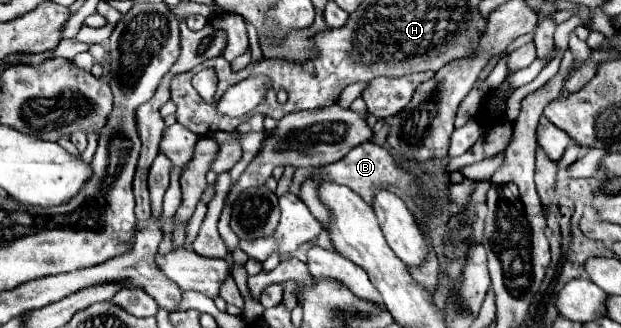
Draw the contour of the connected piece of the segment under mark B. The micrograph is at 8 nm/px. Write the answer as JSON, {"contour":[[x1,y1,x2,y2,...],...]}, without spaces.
{"contour":[[365,142,365,144,359,144,355,146,347,156,343,156,339,162,333,162,333,164,327,164,319,170,315,170,315,174,311,178,307,178,301,186,299,198,307,204,307,208,315,214,315,218,327,228,327,220,329,220,329,212,325,210,325,206,321,204,319,200,319,194,317,194,317,184,321,180,329,180,329,182,337,182,337,184,343,184,343,186,349,186,353,192,357,192,367,204,371,204,375,192,379,192,381,188,385,188,387,184,399,184,403,188,407,188,407,184,411,182,411,178,401,172,399,168,399,162,381,146,373,144,373,142]]}

